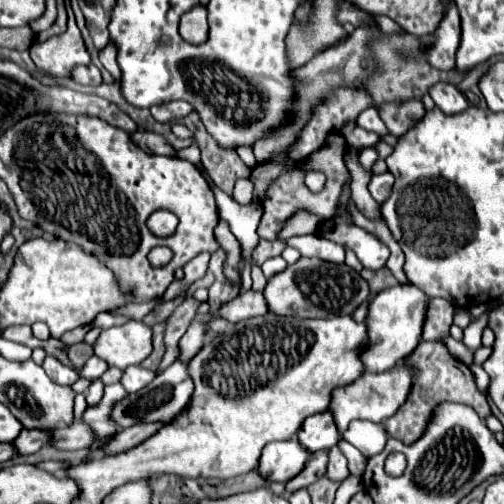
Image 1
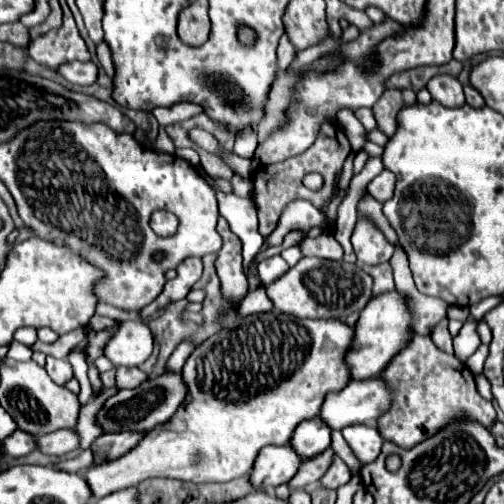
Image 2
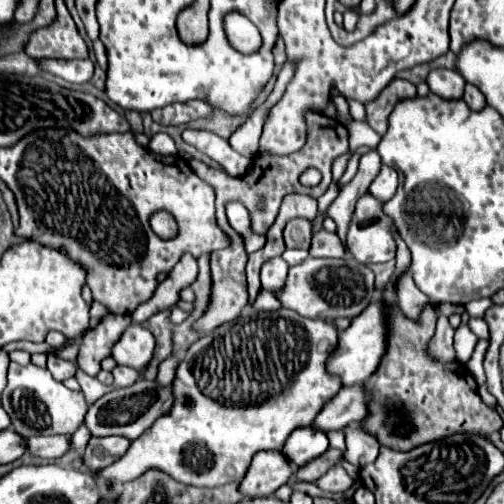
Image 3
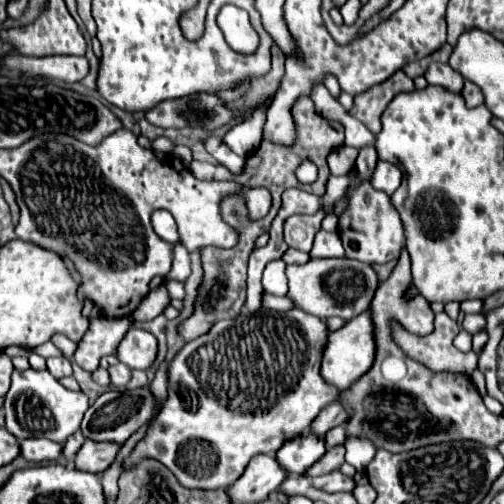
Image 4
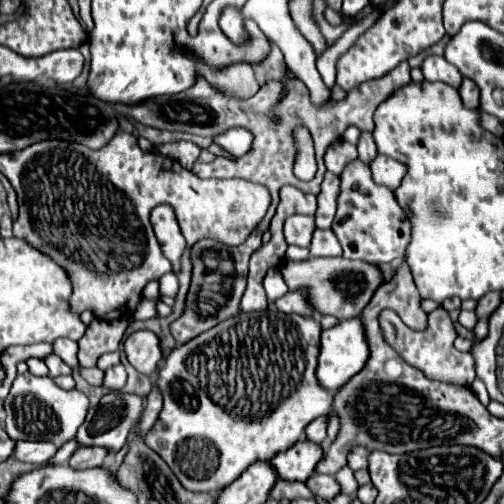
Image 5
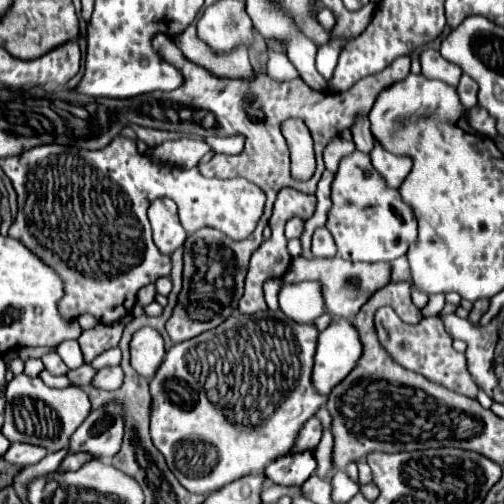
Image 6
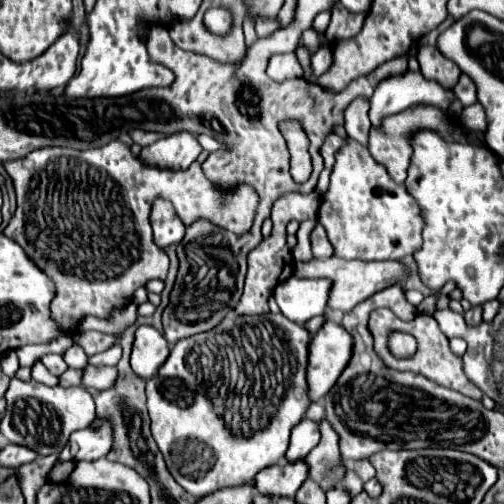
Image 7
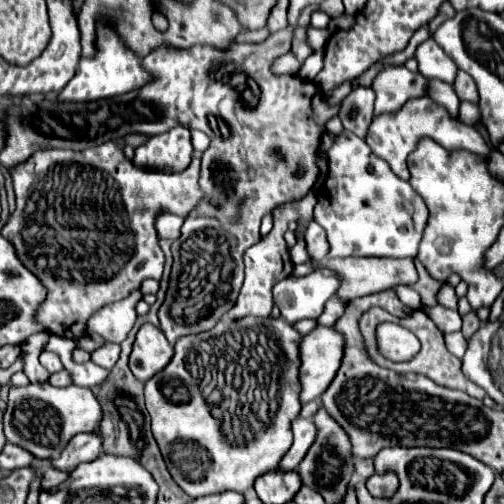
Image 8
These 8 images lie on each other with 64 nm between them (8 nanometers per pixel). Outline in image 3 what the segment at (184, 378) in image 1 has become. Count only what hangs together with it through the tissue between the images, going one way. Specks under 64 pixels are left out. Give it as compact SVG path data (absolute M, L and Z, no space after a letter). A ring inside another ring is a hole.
M138 380L128 388L114 388L96 400L86 412L86 424L92 436L126 436L130 440L142 436L160 416L166 416L174 404L172 384L160 386L156 380Z

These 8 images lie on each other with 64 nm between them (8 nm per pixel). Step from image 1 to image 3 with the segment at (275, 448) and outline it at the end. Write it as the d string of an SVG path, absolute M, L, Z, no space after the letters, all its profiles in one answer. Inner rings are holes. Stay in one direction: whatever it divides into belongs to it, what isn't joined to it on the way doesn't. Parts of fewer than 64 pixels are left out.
M264 450L252 458L252 464L240 484L246 496L270 496L292 476L294 464L282 450Z

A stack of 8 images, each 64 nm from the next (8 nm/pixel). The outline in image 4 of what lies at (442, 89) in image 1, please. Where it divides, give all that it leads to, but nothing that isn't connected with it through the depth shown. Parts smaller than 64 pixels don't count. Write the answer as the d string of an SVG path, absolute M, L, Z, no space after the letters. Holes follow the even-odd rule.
M432 62L424 76L426 76L428 84L432 84L432 86L440 86L448 92L462 92L464 78L456 70L452 70L448 64Z

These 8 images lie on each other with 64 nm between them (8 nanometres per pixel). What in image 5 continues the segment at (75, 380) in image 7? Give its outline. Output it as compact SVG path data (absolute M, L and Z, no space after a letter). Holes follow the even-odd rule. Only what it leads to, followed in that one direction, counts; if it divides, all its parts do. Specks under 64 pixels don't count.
M82 368L82 376L86 378L86 382L90 382L94 386L102 386L104 370L100 370L100 368Z

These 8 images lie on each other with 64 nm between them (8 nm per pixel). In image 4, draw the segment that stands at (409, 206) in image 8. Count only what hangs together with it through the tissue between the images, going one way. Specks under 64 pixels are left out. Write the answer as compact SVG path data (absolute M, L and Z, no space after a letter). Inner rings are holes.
M360 184L356 192L352 192L352 200L348 200L348 212L338 220L338 234L346 248L346 256L352 260L360 260L366 264L384 264L390 260L398 260L400 248L404 248L404 228L396 210L392 208L390 196L376 192L370 184Z

